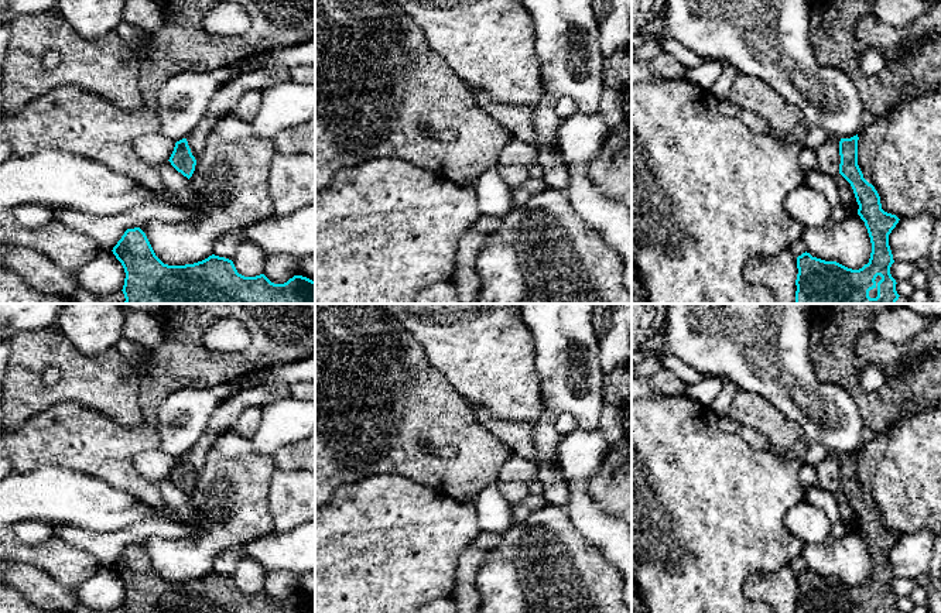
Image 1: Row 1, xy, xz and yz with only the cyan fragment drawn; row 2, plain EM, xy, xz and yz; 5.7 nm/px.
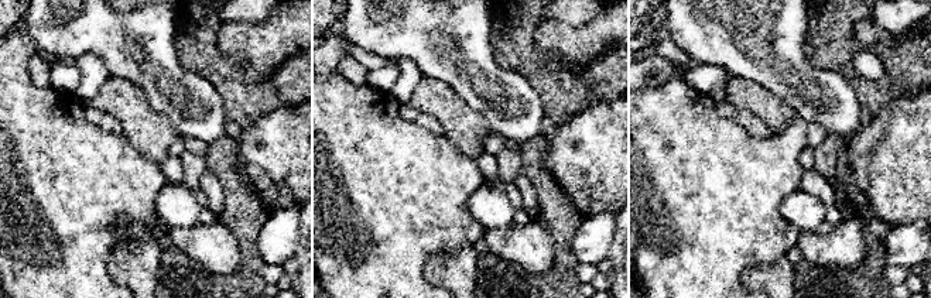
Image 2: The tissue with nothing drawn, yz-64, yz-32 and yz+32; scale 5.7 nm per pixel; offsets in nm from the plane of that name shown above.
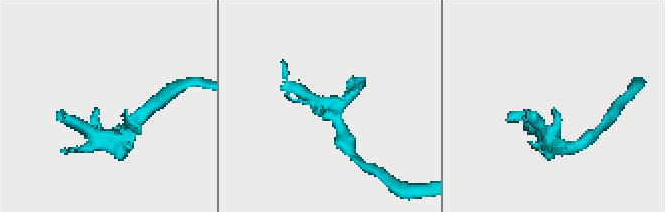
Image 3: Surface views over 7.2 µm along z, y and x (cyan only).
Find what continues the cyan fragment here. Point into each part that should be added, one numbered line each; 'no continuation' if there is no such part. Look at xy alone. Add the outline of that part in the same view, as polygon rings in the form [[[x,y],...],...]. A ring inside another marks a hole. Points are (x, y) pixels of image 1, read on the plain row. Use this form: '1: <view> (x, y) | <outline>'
no continuation

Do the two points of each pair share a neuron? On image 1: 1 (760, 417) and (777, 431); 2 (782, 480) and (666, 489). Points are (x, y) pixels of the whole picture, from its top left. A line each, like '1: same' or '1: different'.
1: same
2: same

